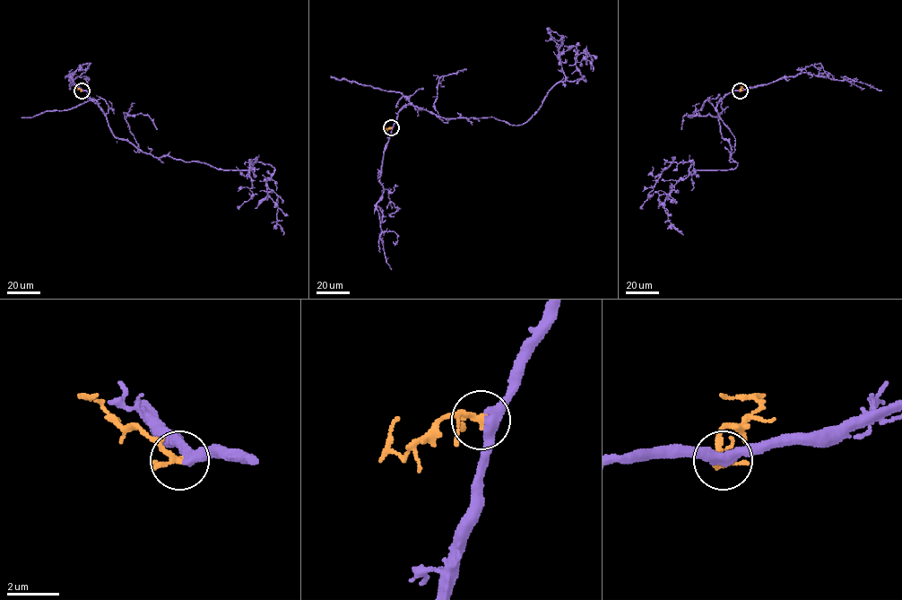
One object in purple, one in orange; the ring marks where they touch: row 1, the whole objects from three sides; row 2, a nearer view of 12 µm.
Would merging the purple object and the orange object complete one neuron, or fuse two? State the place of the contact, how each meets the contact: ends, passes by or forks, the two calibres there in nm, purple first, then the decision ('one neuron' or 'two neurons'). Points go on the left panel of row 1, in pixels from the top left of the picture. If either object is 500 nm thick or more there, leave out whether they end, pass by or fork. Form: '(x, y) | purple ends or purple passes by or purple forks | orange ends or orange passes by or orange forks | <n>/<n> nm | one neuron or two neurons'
(82, 91) | purple passes by | orange forks | 400/160 nm | one neuron

